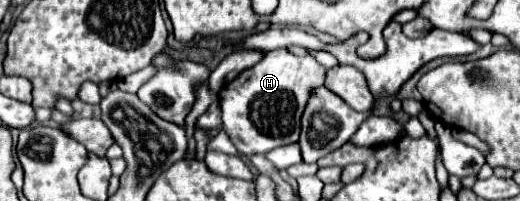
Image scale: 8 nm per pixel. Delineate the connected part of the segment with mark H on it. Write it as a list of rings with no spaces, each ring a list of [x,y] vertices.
[[[286,48],[264,52],[262,60],[224,84],[218,100],[222,108],[224,130],[238,152],[246,156],[270,152],[278,146],[294,144],[300,136],[300,116],[314,88],[322,86],[326,68],[312,54],[294,56]]]

